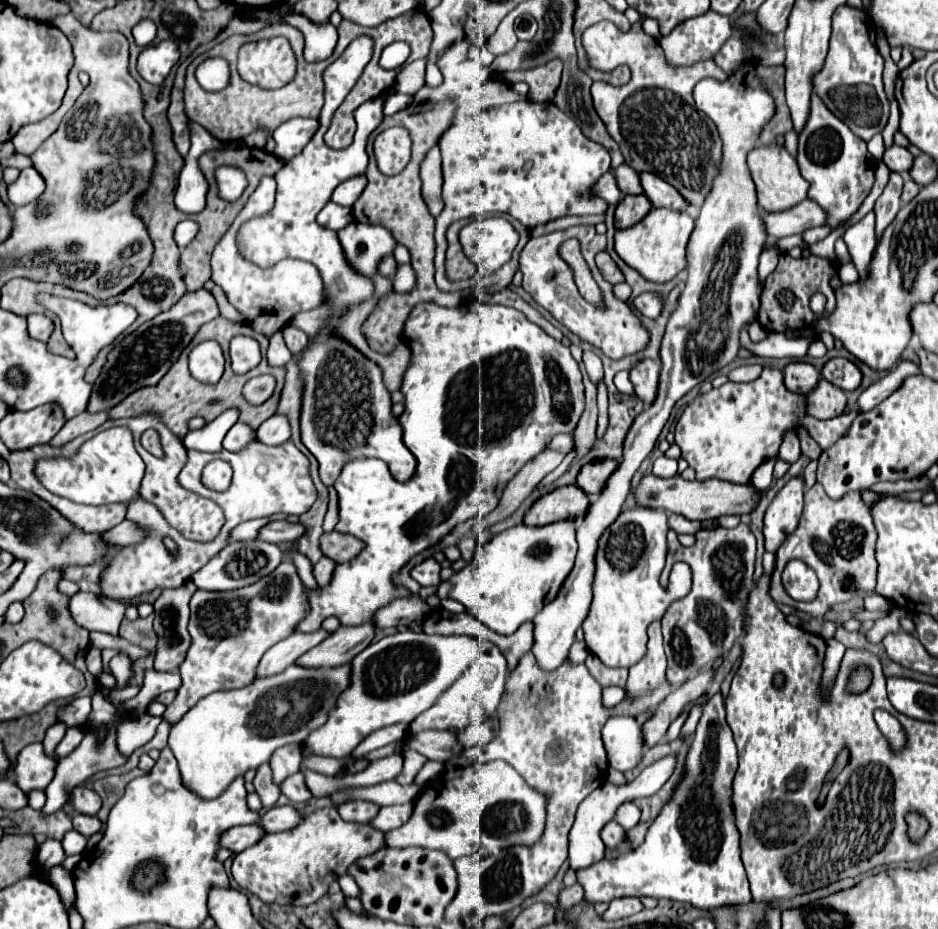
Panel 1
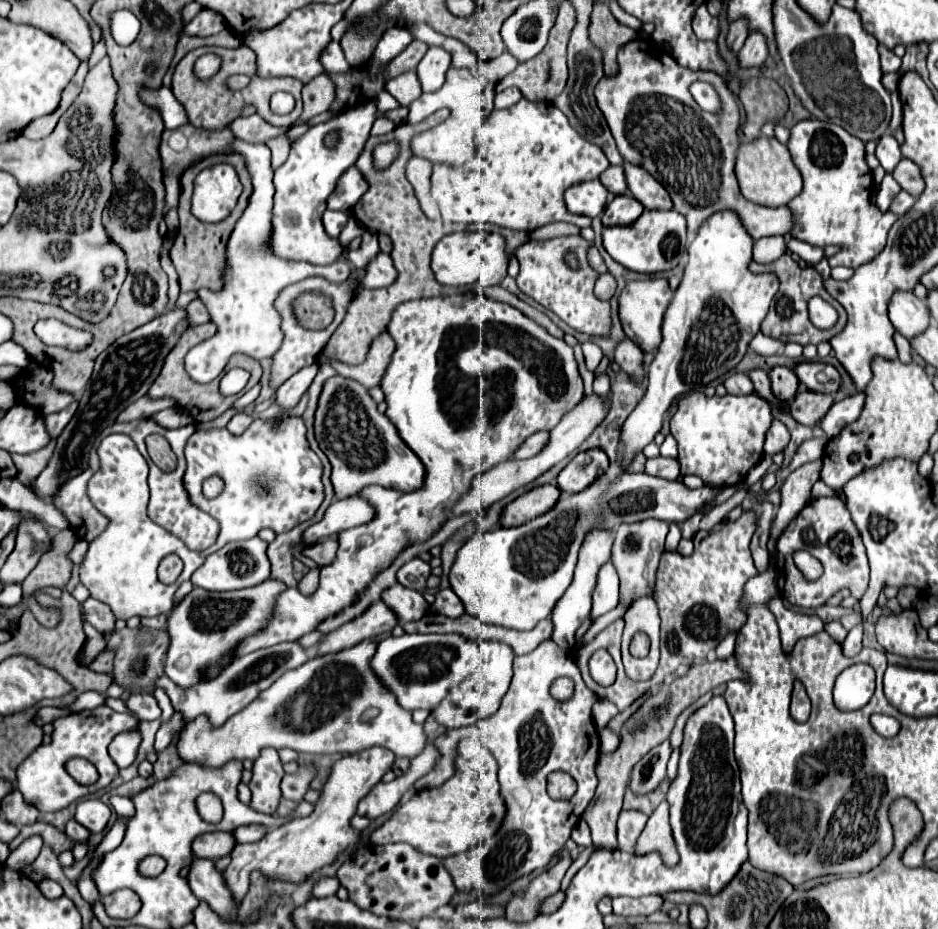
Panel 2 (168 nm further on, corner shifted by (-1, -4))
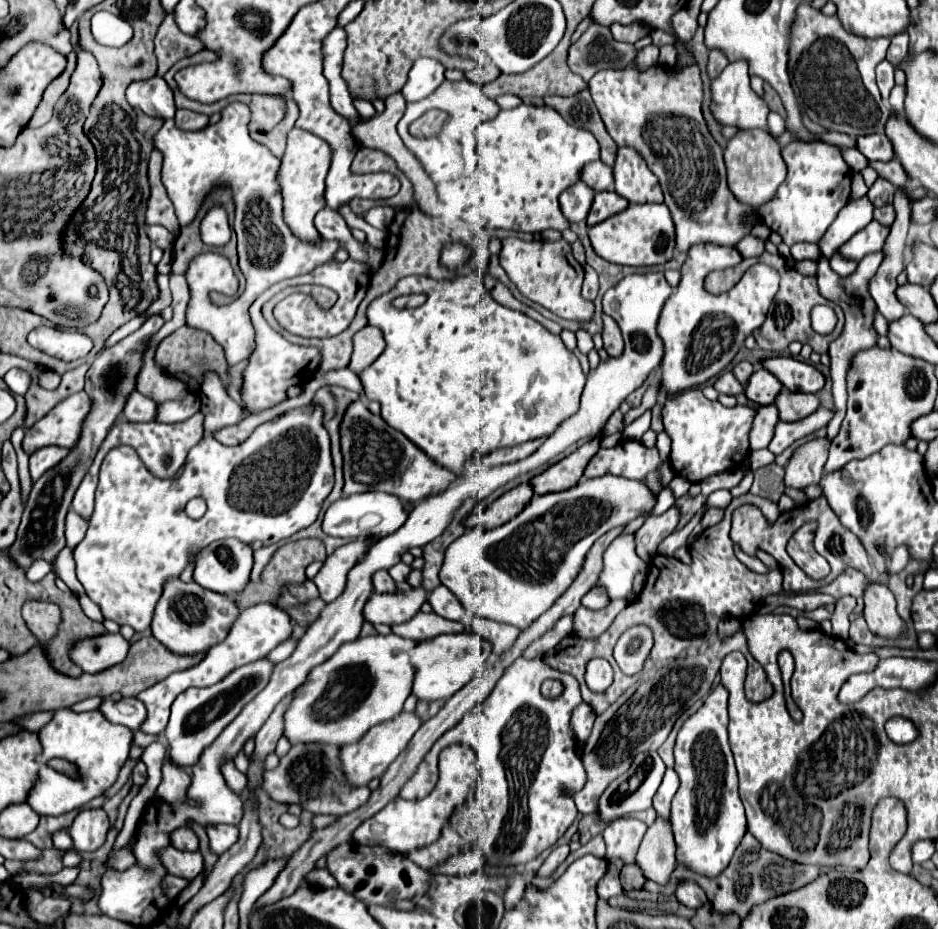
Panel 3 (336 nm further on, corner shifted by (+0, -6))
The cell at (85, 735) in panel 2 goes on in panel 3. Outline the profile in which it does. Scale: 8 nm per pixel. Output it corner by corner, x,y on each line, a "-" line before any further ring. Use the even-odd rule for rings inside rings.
69,708
57,710
53,718
39,730
39,740
43,746
41,766
39,766
39,784
31,790
27,804
39,816
59,816
71,812
75,808
85,806
89,800
101,796
115,780
129,758
129,744
133,732
127,726
111,724
99,710
75,714
-
63,758
63,760
83,760
83,780
71,778
63,772
57,772
47,766
47,760

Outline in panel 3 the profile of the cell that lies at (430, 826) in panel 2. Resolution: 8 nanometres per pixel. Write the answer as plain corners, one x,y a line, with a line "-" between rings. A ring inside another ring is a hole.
451,746
445,748
439,756
439,782
435,790
421,800
403,800
395,796
381,812
377,812
373,818
365,820
355,832
353,840
357,844
375,844
375,846
385,846
393,852
409,852
421,846
427,846
435,842
441,836
441,828
449,822
453,810
467,802
477,786
477,760
475,752
471,748
463,746

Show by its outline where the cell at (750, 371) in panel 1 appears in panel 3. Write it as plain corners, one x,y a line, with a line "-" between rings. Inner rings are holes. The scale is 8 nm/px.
723,370
723,372
717,376
713,388
719,390
721,394
729,394
729,396
737,396
737,394
743,392
743,386
737,382
737,378
733,376
731,370

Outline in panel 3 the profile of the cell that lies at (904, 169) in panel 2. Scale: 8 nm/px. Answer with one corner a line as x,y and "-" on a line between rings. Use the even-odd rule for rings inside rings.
889,160
889,162
869,162
869,166
885,180
889,180
893,186
897,188
905,188
907,182
907,174
903,172
903,166
897,160

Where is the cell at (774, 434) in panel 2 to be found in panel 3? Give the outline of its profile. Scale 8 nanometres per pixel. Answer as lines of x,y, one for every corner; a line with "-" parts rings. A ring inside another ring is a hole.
773,404
755,408
753,426
749,430
749,446
751,446
751,450
767,448
767,444
771,442
771,436
773,436
773,430
775,430
777,422
779,422
779,416
777,416

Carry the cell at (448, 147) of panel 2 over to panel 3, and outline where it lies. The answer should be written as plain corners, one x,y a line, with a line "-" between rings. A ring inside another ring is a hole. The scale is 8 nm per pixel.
463,78
461,82
449,82
445,80
433,94
429,94
427,98
419,100
419,102
411,102
407,104
407,110
403,114
403,118
397,124
397,132
403,140
403,144
415,154
415,158
421,162
421,166
425,168
425,172
429,174
429,178
437,184
437,182
447,182
447,180
457,180
463,176
465,170
465,158
463,158
463,148
461,148
461,140
467,140
469,136
473,138
475,128
487,120
493,120
499,114
499,106
495,100
487,98
481,88
477,84
473,84
471,80
-
427,110
445,110
449,114
443,130
439,132
439,136
425,136
425,128
417,128
417,118
421,114
425,114

